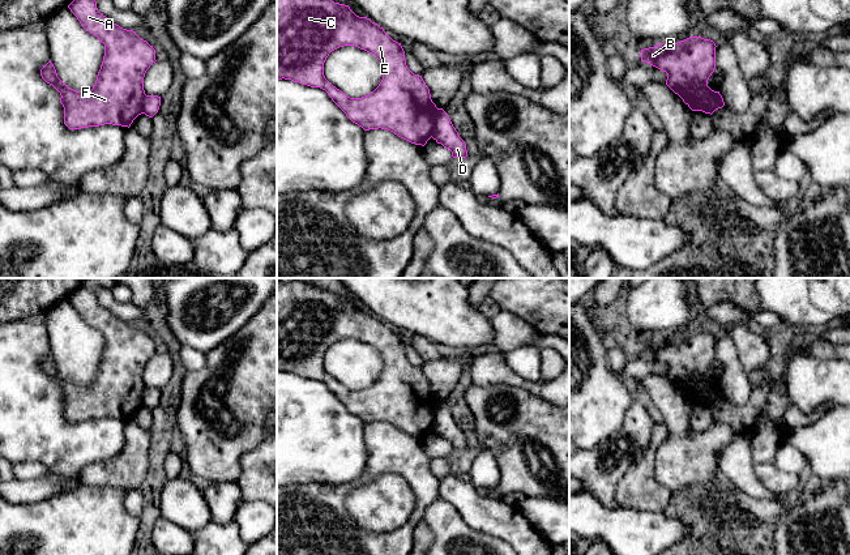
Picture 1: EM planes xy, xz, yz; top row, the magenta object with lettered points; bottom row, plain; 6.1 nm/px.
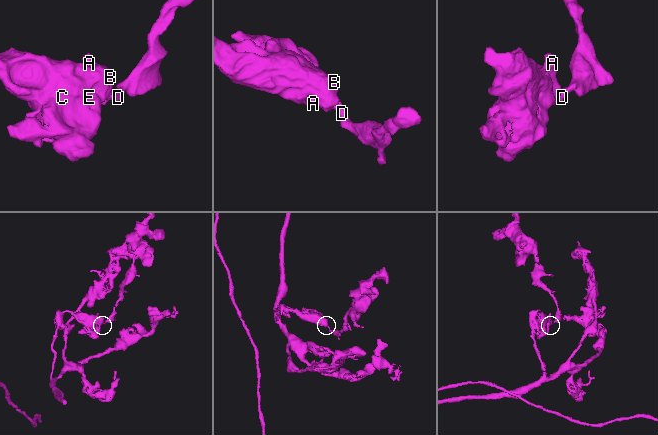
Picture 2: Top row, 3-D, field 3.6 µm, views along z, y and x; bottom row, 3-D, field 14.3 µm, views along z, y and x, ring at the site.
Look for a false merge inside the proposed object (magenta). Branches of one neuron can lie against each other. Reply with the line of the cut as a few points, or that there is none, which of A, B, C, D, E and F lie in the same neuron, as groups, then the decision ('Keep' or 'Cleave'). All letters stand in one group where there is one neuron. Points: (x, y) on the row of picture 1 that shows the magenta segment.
Split along xz (439, 109), (431, 136). Groups: A B C E F / D. Cleave

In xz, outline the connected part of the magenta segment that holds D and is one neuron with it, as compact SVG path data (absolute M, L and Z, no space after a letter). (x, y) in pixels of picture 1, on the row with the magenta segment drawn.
M439 108L435 116L432 138L452 151L453 158L466 158L467 150L465 141L460 137L449 116L443 108Z

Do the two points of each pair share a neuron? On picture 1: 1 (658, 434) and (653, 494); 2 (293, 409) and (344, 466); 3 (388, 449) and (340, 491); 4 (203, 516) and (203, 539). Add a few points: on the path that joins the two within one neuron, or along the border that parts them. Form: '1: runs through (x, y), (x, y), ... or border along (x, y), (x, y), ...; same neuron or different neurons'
1: runs through (653, 448), (648, 457), (648, 479); same neuron
2: runs through (300, 423), (329, 452); same neuron
3: runs through (377, 462), (362, 481), (353, 485); same neuron
4: border along (210, 520), (193, 534); different neurons

